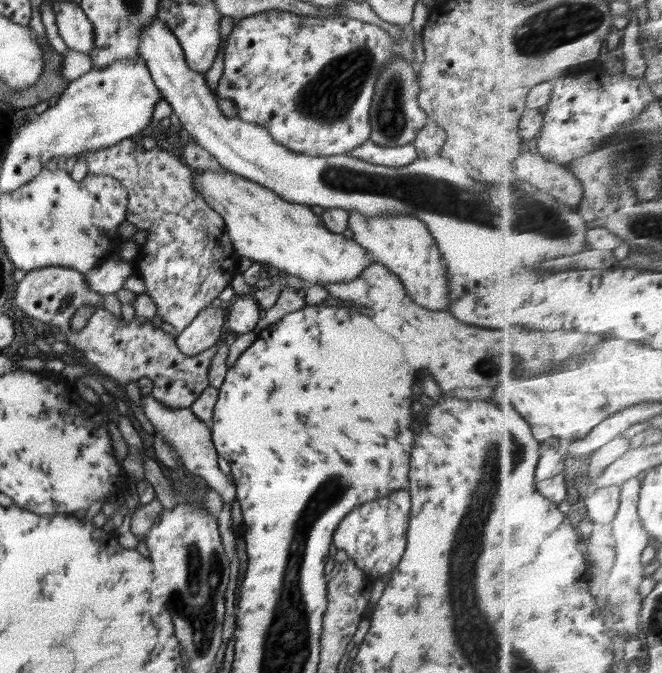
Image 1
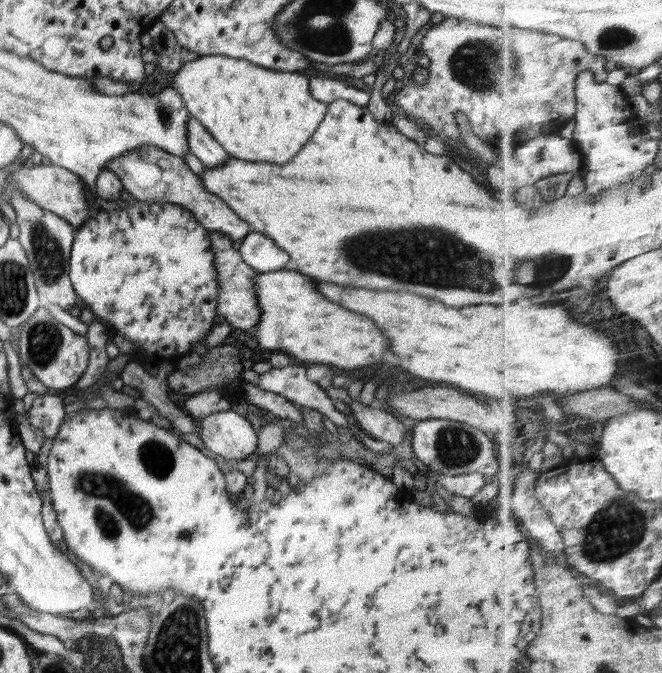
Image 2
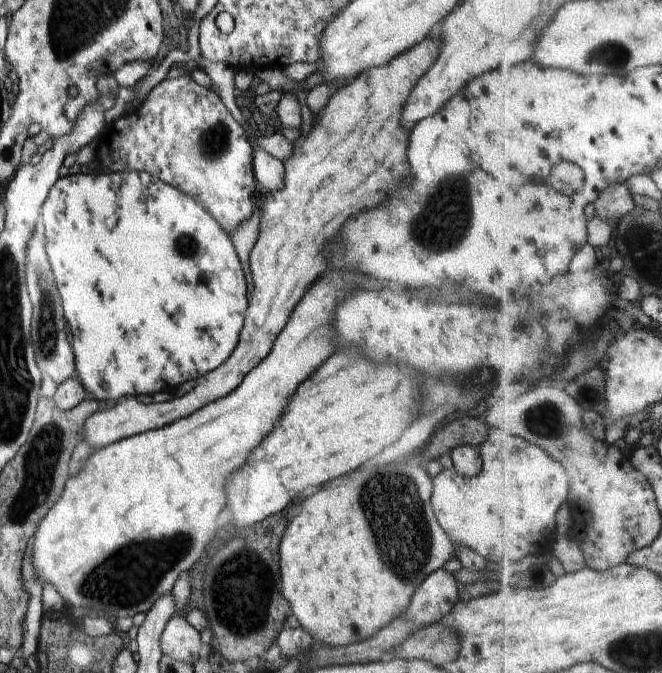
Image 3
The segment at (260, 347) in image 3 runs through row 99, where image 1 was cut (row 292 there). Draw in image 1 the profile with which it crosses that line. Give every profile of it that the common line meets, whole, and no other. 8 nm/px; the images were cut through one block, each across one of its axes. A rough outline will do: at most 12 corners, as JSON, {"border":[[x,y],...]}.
{"border":[[371,262],[322,286],[362,304],[442,392],[562,370],[612,333],[468,326]]}

